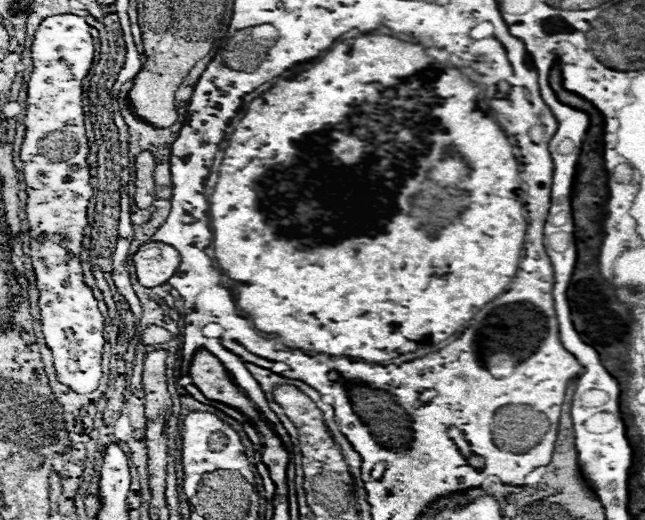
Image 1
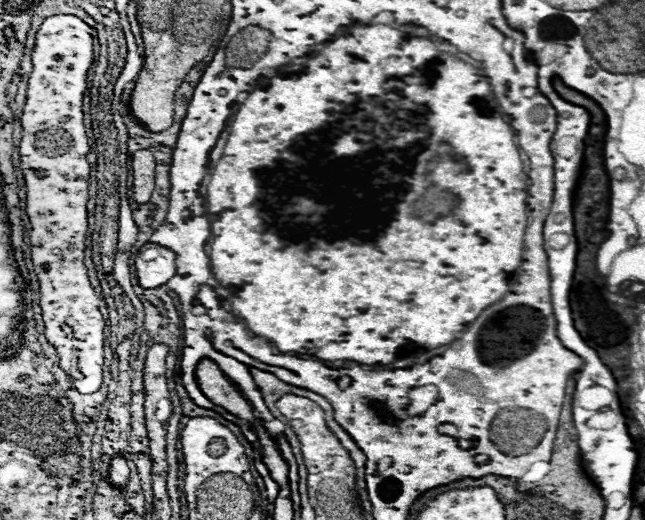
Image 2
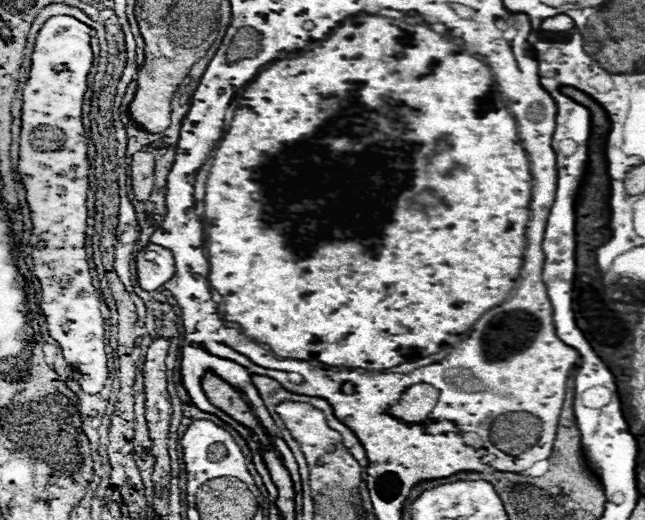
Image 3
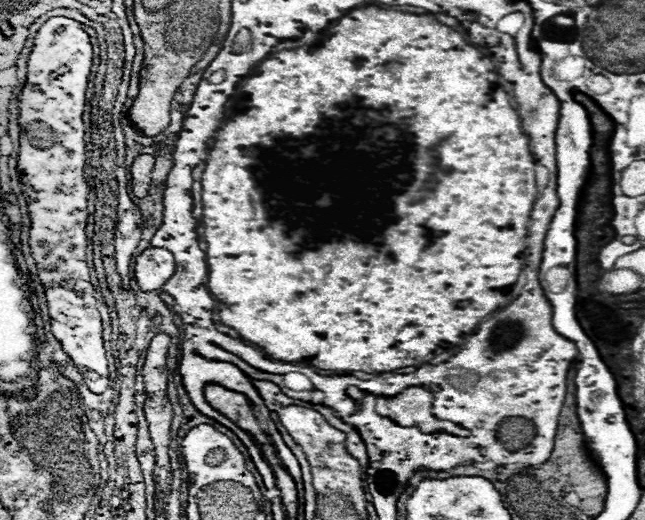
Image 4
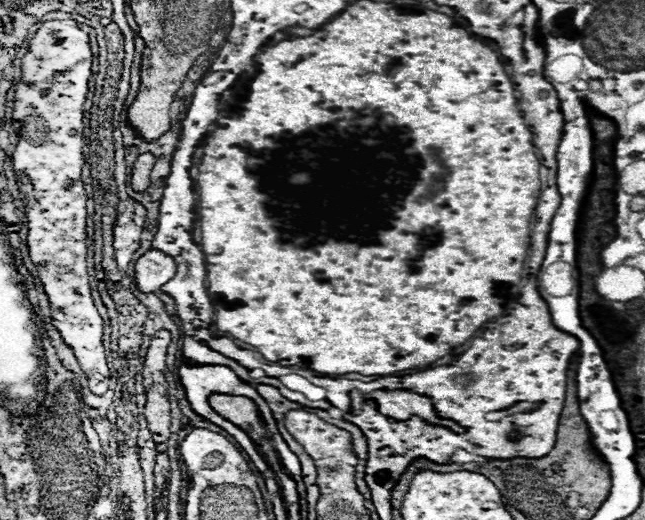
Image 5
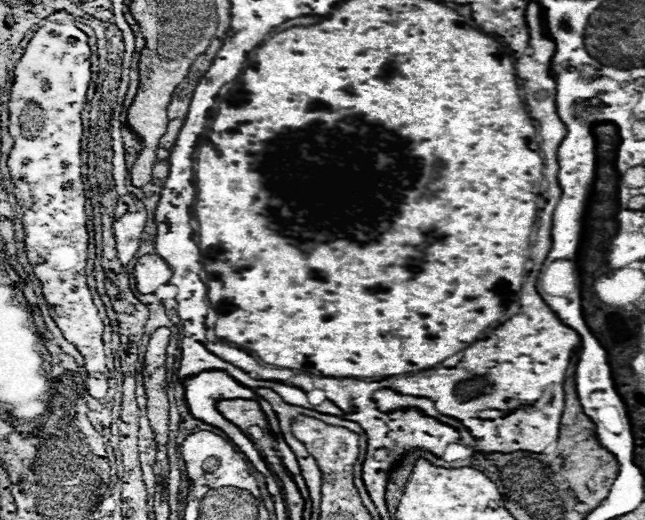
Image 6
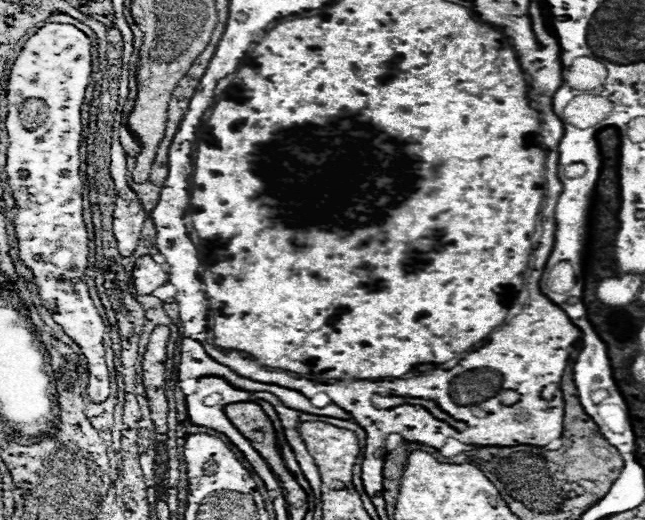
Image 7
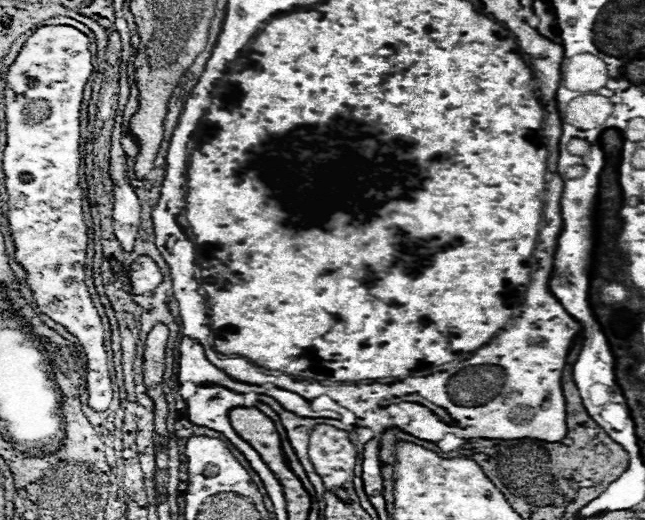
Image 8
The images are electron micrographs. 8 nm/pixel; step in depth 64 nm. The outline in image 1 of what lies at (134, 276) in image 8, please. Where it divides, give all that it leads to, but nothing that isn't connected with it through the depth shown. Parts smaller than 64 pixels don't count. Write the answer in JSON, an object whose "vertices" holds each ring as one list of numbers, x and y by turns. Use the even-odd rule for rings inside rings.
{"vertices":[[146,242,140,246,132,260,136,266,138,282,146,288,152,288,168,282,168,278,174,276,180,262,180,254,168,244]]}

